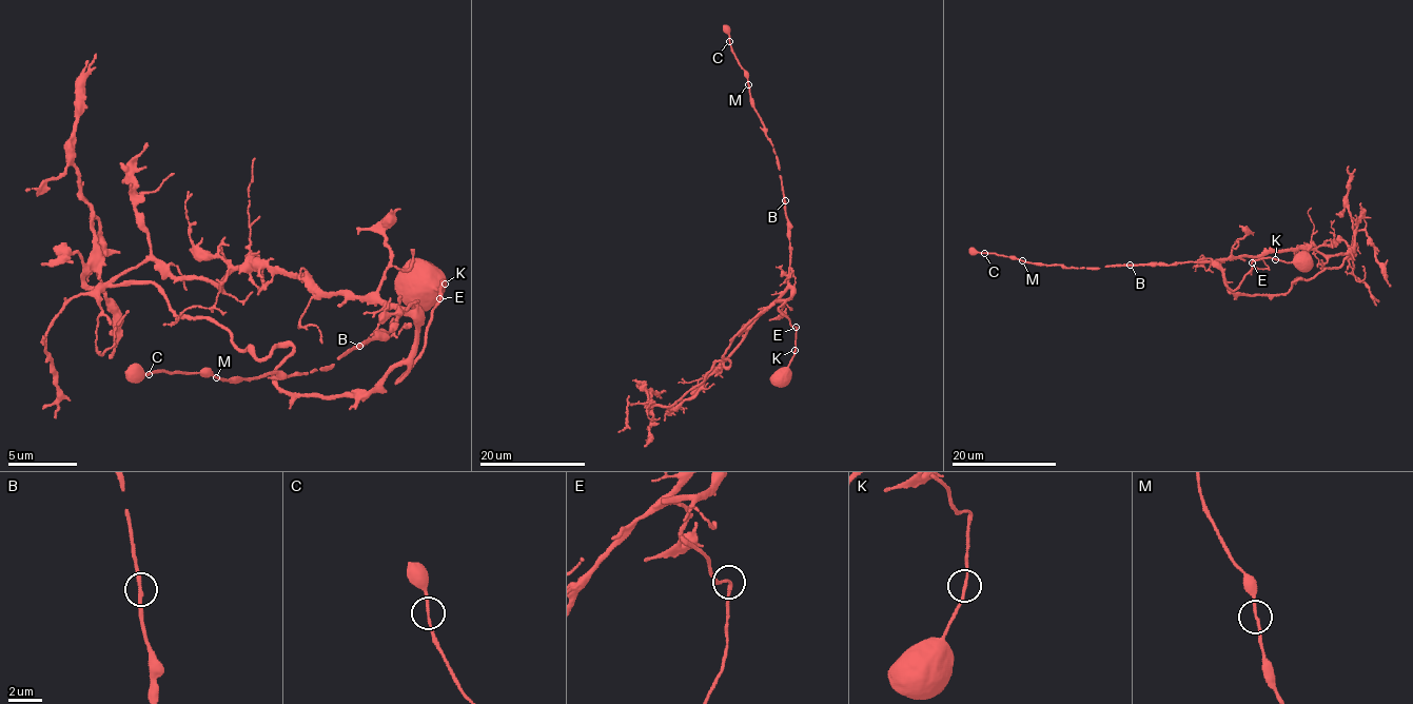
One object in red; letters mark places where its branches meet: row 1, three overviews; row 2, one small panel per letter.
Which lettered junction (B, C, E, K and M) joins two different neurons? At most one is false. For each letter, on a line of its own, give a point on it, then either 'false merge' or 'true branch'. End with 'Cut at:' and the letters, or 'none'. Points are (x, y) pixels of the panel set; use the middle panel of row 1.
B: (785, 200) | true branch
C: (729, 41) | true branch
E: (796, 327) | true branch
K: (795, 350) | true branch
M: (748, 84) | true branch
Cut at: none

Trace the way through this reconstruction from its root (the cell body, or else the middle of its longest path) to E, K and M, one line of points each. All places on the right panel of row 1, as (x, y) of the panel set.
E: (1301, 264), (1295, 266), (1263, 257), (1252, 262)
K: (1301, 264), (1295, 266), (1275, 258)
M: (1301, 264), (1295, 266), (1270, 257), (1254, 259), (1233, 291), (1224, 273), (1210, 262), (1082, 268), (1022, 260)

